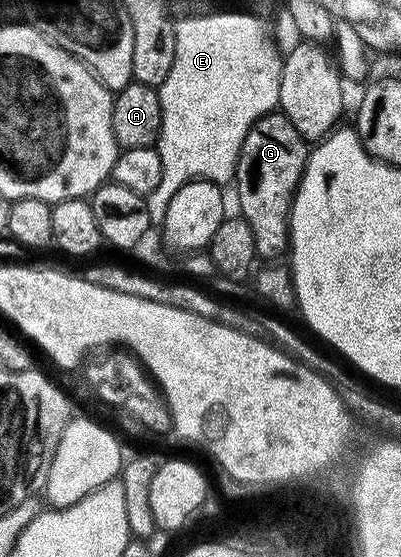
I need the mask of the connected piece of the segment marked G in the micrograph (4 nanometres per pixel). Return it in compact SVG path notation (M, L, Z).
M280 112L262 116L245 136L236 162L233 188L239 191L238 215L253 230L255 255L264 261L278 261L279 255L288 251L291 203L303 181L308 151L308 141L301 138Z

